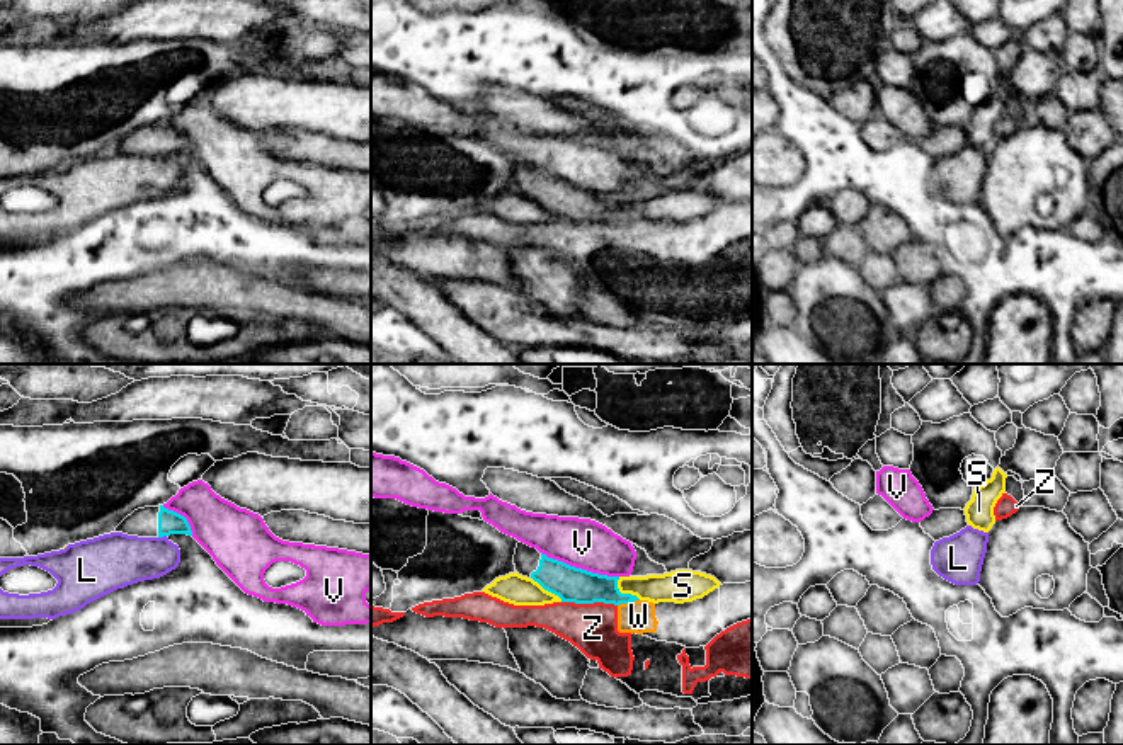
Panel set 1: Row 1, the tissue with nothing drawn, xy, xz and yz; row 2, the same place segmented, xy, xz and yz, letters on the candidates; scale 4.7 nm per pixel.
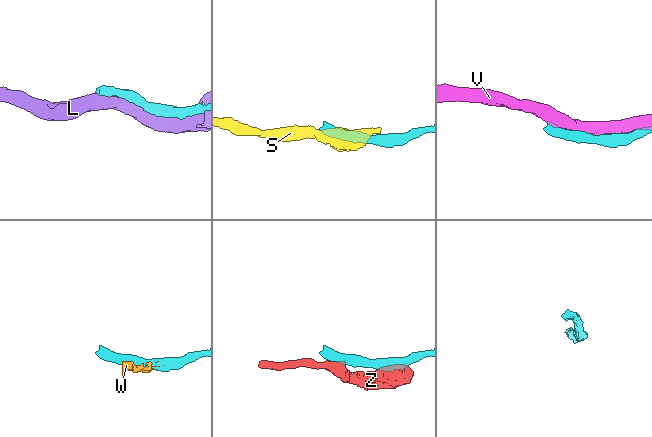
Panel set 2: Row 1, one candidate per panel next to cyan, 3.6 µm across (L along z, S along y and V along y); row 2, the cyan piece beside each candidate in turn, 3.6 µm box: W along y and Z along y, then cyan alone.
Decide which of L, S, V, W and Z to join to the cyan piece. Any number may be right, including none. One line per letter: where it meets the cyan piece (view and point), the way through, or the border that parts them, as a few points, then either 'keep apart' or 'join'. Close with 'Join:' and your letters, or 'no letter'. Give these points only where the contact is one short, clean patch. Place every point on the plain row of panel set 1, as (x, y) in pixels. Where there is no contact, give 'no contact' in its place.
L: contact xy (162, 155); keep apart
S: contact xz (623, 213); keep apart
V: contact xz (581, 187); keep apart
W: contact xz (628, 221); keep apart
Z: contact xz (589, 221); keep apart
Join: no letter

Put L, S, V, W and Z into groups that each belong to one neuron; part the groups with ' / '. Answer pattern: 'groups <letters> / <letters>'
groups L / S / V / W Z

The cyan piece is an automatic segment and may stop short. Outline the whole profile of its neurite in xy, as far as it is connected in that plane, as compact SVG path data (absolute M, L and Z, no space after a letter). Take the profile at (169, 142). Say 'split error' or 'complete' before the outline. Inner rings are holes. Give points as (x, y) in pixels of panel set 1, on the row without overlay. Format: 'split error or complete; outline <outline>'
split error; outline M163 124L134 129L116 146L116 151L138 156L192 155L187 138Z

